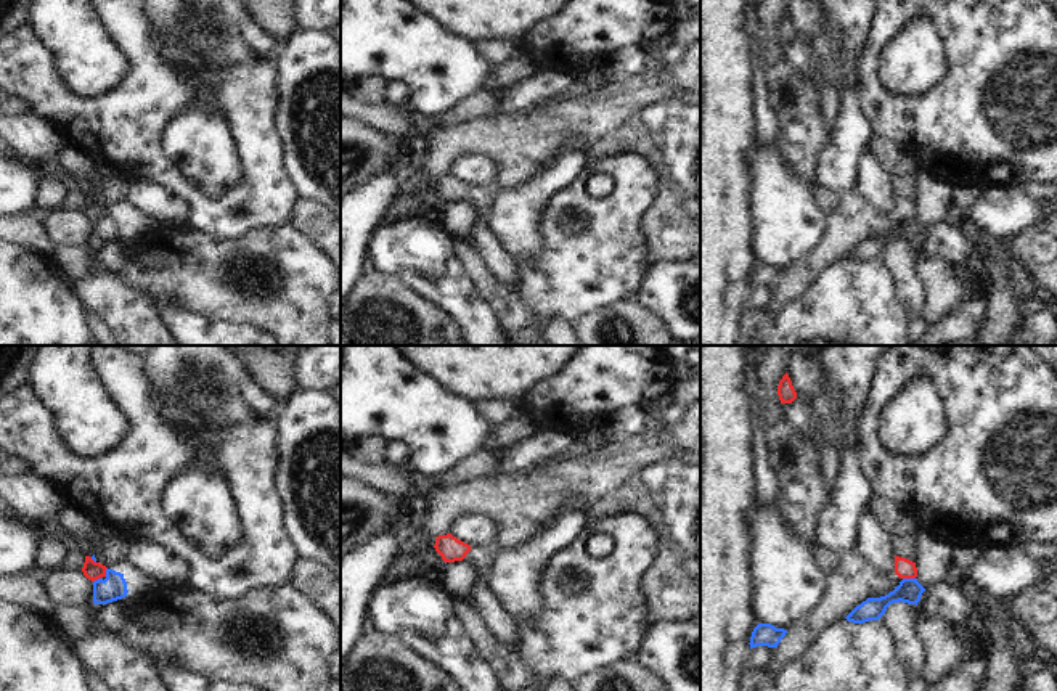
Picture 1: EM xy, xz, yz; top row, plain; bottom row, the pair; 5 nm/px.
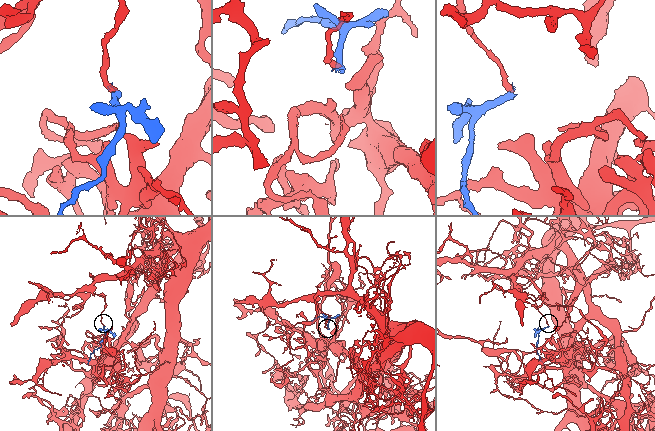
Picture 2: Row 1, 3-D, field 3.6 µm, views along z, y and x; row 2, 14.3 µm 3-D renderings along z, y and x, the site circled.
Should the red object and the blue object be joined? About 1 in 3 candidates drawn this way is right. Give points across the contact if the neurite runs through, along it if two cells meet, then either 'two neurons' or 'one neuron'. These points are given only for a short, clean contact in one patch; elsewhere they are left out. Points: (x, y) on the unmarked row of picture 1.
along yz (903, 217), (914, 219) | two neurons

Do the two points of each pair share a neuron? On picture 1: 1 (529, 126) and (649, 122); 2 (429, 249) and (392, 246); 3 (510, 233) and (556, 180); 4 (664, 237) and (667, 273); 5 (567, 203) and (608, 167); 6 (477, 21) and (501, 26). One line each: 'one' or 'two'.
1: two
2: one
3: one
4: two
5: one
6: one

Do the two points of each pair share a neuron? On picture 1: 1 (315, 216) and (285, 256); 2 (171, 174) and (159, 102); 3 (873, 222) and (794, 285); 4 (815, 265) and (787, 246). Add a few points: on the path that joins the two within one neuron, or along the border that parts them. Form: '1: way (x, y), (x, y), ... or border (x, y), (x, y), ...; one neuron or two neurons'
1: border (288, 224), (304, 233), (323, 253); two neurons
2: way (153, 156), (153, 119); one neuron
3: way (853, 227), (813, 265); one neuron
4: border (826, 225), (823, 240), (786, 269); two neurons

